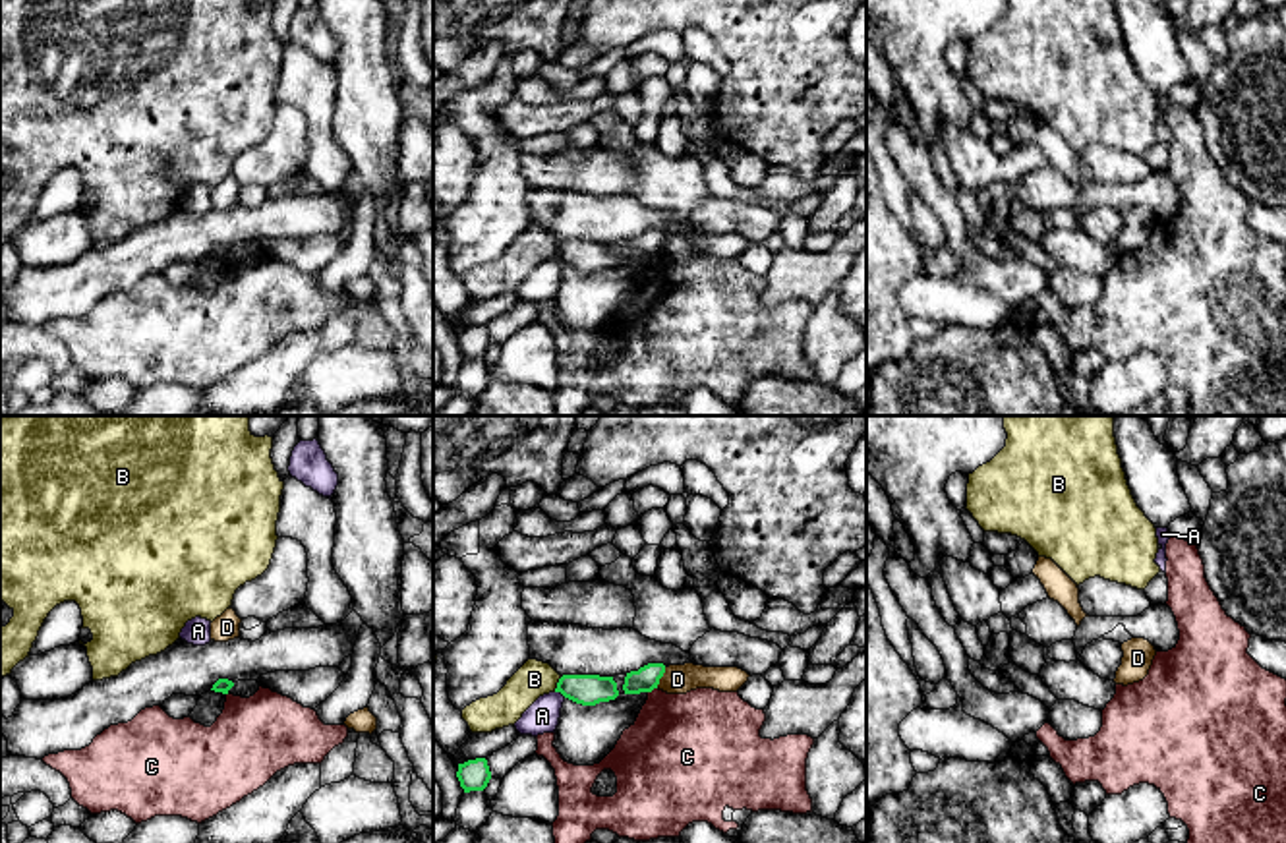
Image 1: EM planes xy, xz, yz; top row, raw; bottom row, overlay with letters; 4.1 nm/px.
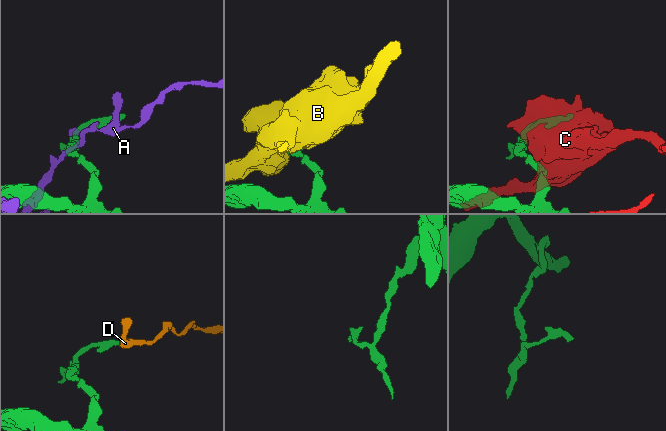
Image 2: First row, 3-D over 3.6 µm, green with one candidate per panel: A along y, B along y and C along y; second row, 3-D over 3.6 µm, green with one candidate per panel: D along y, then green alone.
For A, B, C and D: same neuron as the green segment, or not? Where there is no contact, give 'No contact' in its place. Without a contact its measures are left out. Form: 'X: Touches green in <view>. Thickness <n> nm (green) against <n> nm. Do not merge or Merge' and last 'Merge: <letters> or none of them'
A: Touches green in xz. Thickness 130 nm (green) against 140 nm. Do not merge
B: Touches green in xz. Thickness 130 nm (green) against 150 nm. Do not merge
C: Touches green in xz. Thickness 100 nm (green) against 400 nm. Do not merge
D: Touches green in xz. Thickness 100 nm (green) against 130 nm. Do not merge
Merge: none of them

